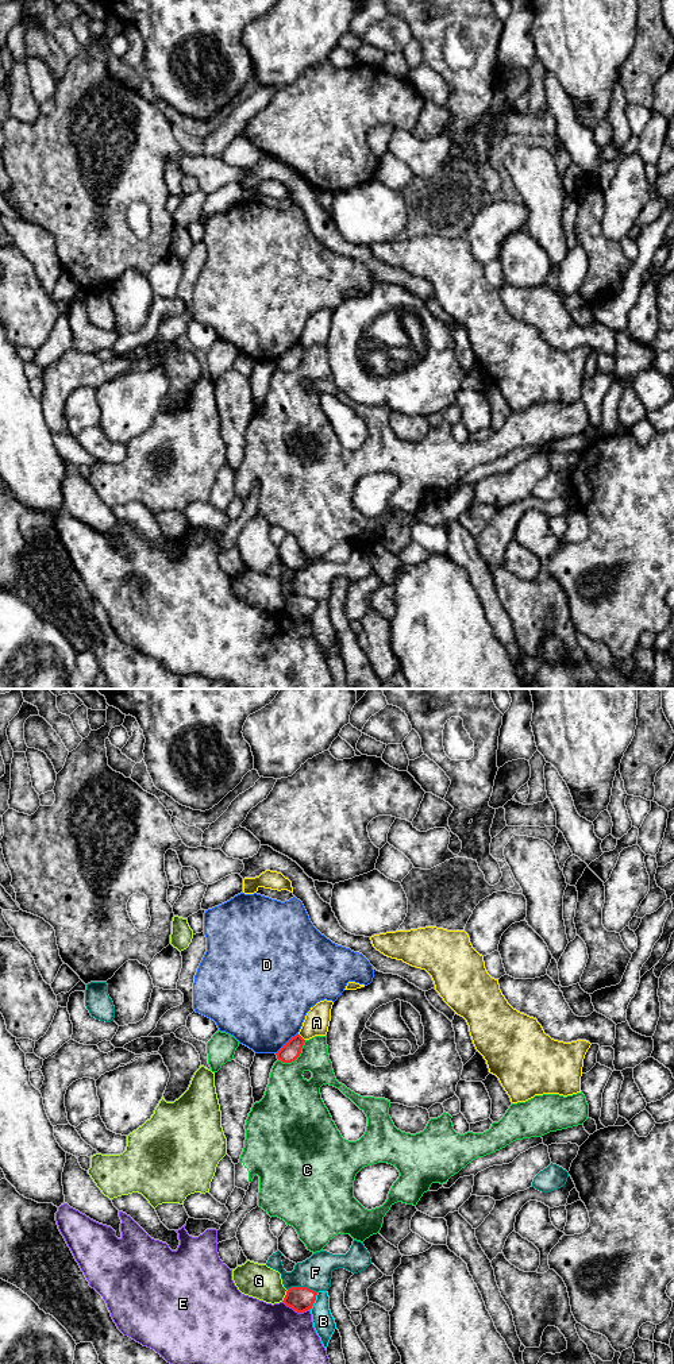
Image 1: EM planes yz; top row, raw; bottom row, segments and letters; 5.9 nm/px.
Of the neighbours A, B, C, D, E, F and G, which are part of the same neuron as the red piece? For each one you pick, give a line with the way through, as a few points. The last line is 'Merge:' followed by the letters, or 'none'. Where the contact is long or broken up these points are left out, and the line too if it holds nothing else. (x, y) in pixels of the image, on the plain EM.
Merge: none

